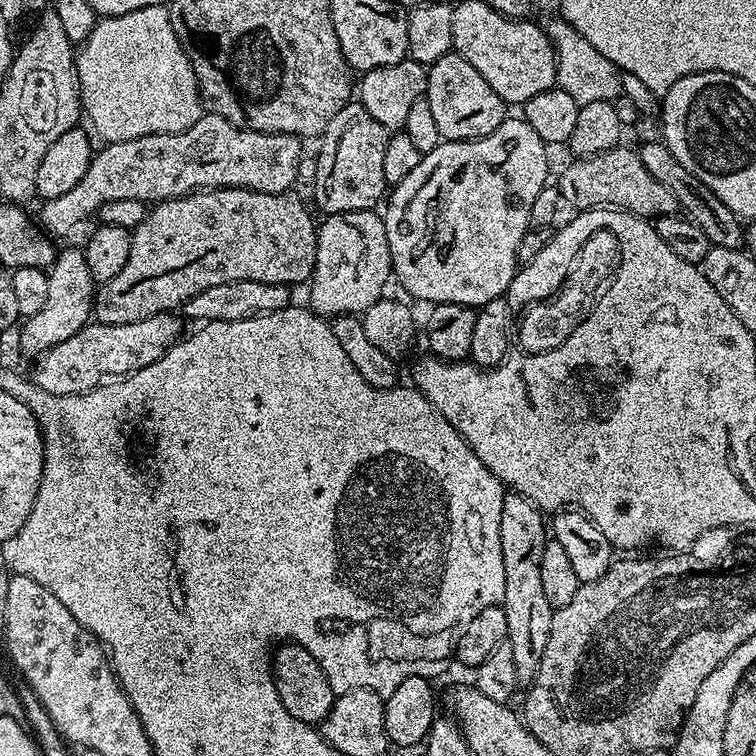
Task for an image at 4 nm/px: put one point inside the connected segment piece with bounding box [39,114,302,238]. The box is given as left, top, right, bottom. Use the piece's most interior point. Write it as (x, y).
(213, 153)

